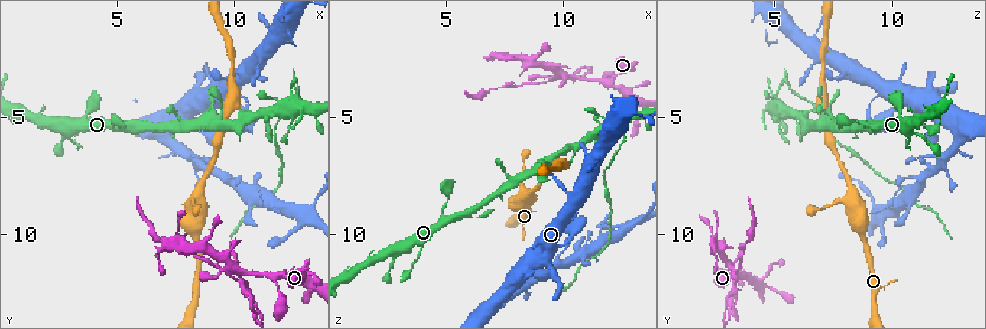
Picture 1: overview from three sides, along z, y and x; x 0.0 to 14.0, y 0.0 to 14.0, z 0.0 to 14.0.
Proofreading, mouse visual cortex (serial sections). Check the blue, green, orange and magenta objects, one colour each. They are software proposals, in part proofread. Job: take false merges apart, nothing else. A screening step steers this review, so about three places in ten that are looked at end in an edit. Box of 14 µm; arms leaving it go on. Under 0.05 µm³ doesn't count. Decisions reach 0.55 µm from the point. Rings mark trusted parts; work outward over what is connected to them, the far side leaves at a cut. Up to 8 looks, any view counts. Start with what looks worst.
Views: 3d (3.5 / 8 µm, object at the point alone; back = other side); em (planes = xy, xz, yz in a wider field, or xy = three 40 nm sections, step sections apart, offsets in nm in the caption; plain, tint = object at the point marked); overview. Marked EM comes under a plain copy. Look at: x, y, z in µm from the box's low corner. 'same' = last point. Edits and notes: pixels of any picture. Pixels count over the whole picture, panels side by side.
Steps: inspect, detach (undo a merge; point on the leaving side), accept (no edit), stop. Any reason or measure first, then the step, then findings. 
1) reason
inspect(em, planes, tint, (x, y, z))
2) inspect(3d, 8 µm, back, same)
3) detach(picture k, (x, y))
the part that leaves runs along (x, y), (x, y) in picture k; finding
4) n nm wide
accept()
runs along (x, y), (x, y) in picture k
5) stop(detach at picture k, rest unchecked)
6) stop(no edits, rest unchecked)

four-way junction
inspect(3d, 8 µm, back, (11.8, 12.0, 3.3))

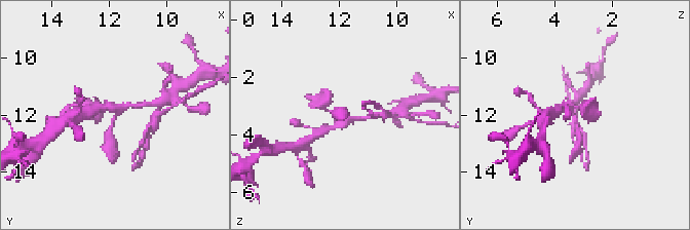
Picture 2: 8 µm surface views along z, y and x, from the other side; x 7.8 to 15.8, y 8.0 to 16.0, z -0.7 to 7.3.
4 arms; arms of 150, 200, 200, 200 nm
inspect(em, xy, step 5, tint, (11.8, 12.0, 3.4))

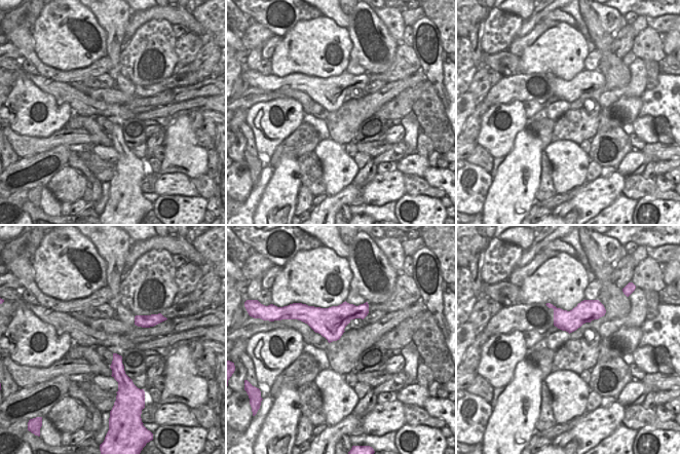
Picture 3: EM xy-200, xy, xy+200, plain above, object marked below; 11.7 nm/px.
accept()
runs along (97, 108), (116, 107), (110, 142) in picture 2; continuous, no second cell

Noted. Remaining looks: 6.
sudden change in width
inspect(3d, 8 µm, (12.7, 4.0, 5.1))

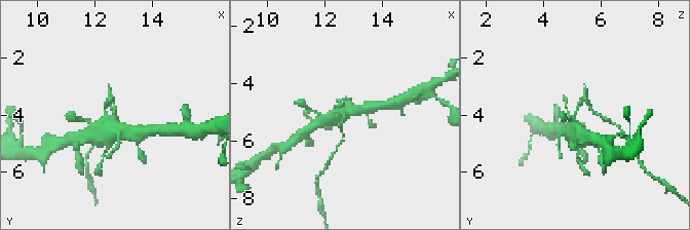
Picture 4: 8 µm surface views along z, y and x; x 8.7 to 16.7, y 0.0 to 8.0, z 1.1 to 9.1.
inspect(em, planes, tint, (12.7, 3.9, 5.2))

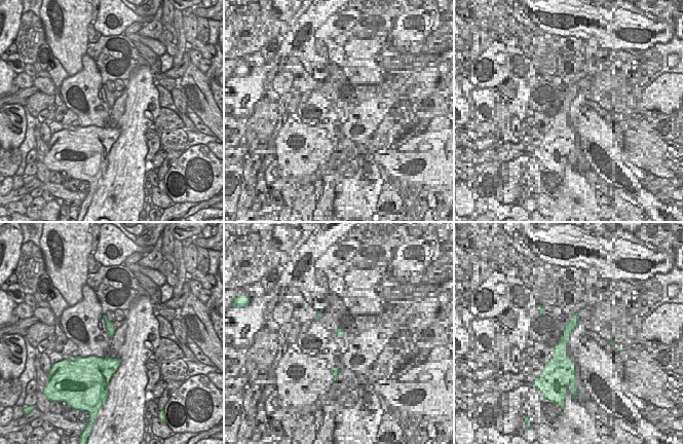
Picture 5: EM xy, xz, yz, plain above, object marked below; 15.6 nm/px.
detach(picture 4, (585, 98))
the part that leaves runs along (576, 112), (586, 99), (592, 111), (602, 116) in picture 4; a second cell is stuck on

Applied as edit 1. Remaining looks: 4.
inspect(overview)

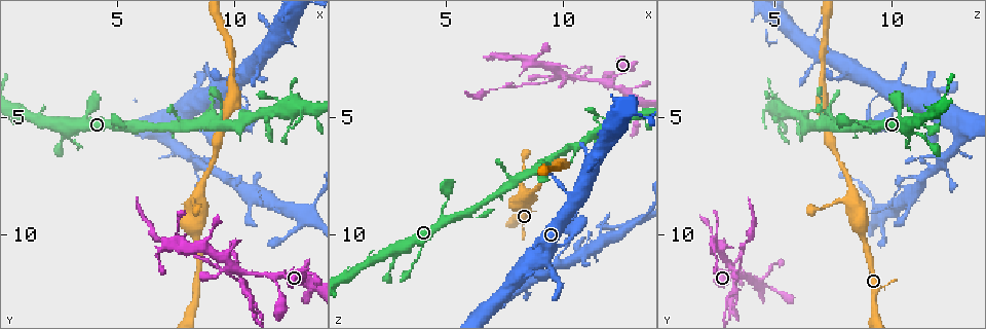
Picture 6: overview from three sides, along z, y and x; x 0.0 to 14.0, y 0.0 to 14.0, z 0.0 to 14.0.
branch point
inspect(3d, 3.5 µm, (9.8, 11.5, 3.1))

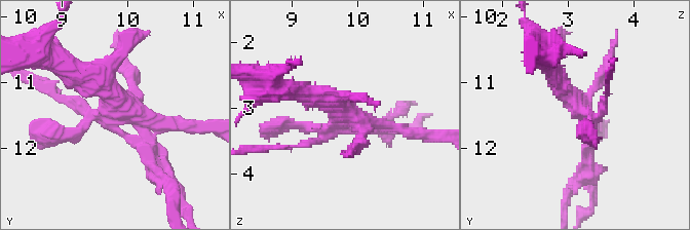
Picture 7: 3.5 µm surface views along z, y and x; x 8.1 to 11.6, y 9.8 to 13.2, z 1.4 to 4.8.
need the tissue
inspect(em, xy, step 1, tint, (9.90, 11.40, 3.15))

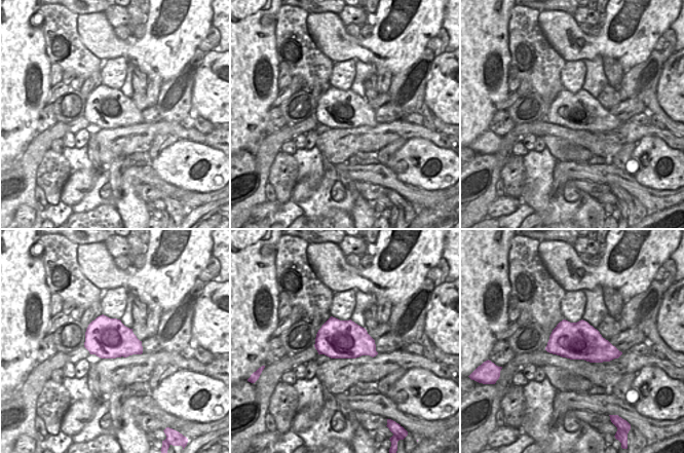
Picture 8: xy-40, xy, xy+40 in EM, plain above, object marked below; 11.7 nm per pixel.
detach(picture 7, (586, 166))
the part that leaves runs along (582, 111), (599, 114), (609, 79) in picture 7; a second cell is stuck on

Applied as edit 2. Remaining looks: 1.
stop(detach at picture 4, detach at picture 7, rest unchecked)

